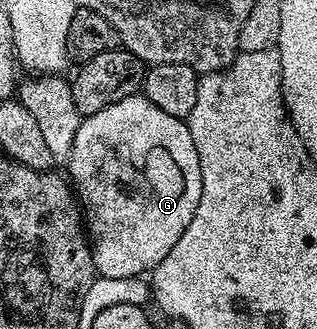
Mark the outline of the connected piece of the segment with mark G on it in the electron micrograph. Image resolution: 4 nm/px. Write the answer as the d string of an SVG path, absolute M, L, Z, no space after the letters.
M140 93L126 97L122 101L114 101L114 105L106 105L106 109L98 109L98 113L81 118L80 128L74 137L72 153L68 155L66 171L70 176L71 186L78 189L78 202L86 216L86 234L93 250L92 260L96 266L97 276L106 278L134 278L155 271L160 266L162 257L166 257L166 253L174 249L178 237L186 233L186 225L190 225L190 217L194 217L194 209L198 209L198 201L202 197L202 169L198 161L198 149L194 149L194 137L190 137L187 122L178 117L170 117L170 113L162 113L158 105L154 105Z

